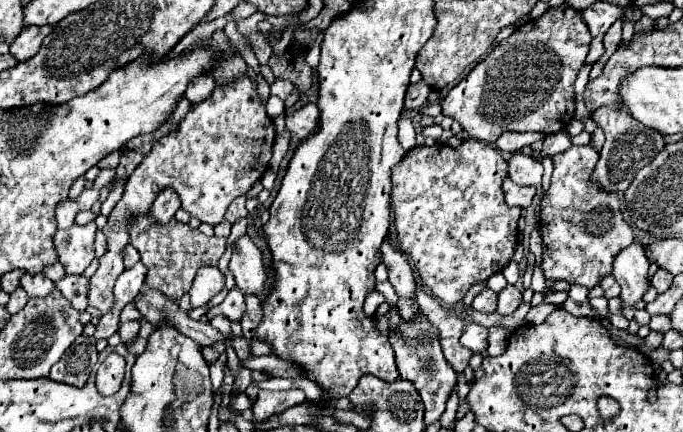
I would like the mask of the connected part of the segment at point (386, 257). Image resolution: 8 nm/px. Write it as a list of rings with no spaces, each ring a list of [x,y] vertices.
[[[389,239],[383,241],[381,253],[383,253],[383,263],[389,269],[389,283],[395,287],[397,295],[413,299],[415,277],[413,277],[413,271],[411,271],[407,257],[399,249],[395,249]]]

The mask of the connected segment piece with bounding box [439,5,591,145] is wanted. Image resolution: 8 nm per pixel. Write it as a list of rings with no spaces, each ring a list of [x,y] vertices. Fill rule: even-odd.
[[[567,5],[547,9],[539,19],[517,27],[507,39],[503,39],[477,67],[461,79],[443,99],[441,113],[459,121],[459,125],[469,133],[469,137],[493,145],[503,131],[539,131],[543,135],[563,131],[575,117],[575,91],[573,83],[579,69],[585,65],[589,53],[591,33],[581,17]]]

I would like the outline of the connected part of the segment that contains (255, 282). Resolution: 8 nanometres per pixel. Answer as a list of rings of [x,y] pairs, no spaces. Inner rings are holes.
[[[243,235],[233,243],[229,271],[233,273],[237,287],[245,295],[259,295],[259,291],[265,289],[269,269],[263,265],[261,251],[247,235]]]

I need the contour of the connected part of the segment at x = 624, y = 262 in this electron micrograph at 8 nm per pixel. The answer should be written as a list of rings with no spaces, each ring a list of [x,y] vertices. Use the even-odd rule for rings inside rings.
[[[639,243],[621,249],[621,253],[617,253],[613,261],[613,275],[621,285],[619,299],[625,301],[623,315],[629,321],[634,318],[635,303],[643,297],[643,293],[649,287],[647,271],[649,271],[649,261],[645,257],[645,247]]]

